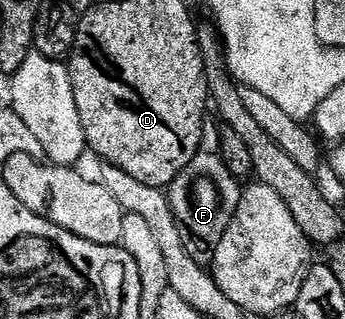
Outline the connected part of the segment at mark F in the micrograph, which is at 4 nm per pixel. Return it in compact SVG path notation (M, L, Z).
M199 153L196 158L174 178L168 188L170 208L178 222L180 237L184 237L184 249L192 261L209 265L214 259L214 250L220 245L236 209L240 205L243 188L225 187L222 179L231 178L230 170L222 164L221 154Z

